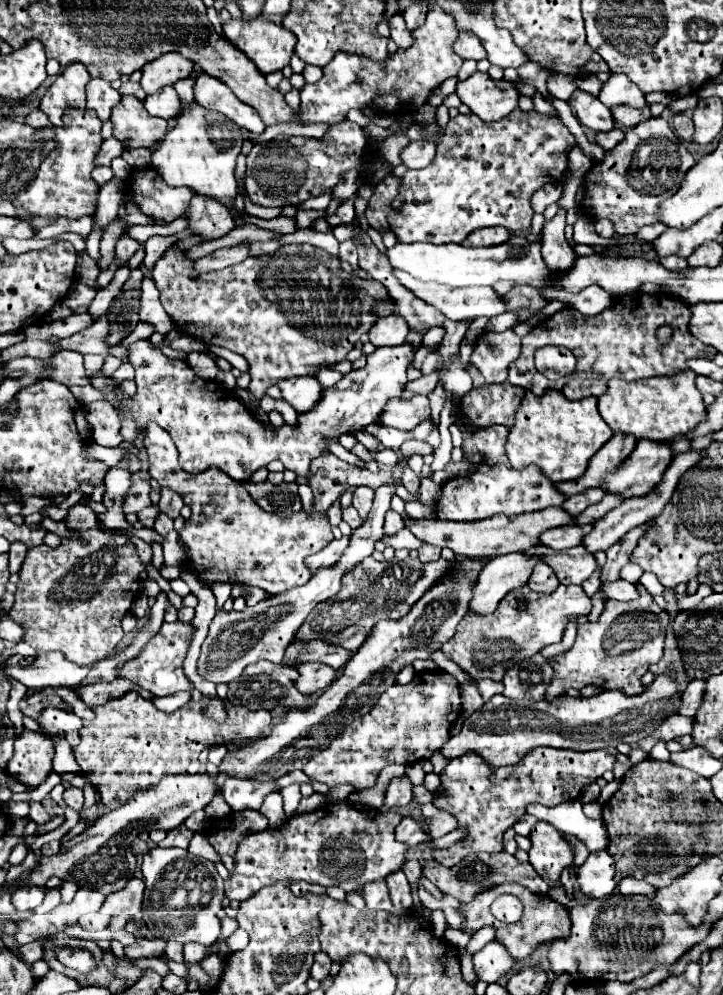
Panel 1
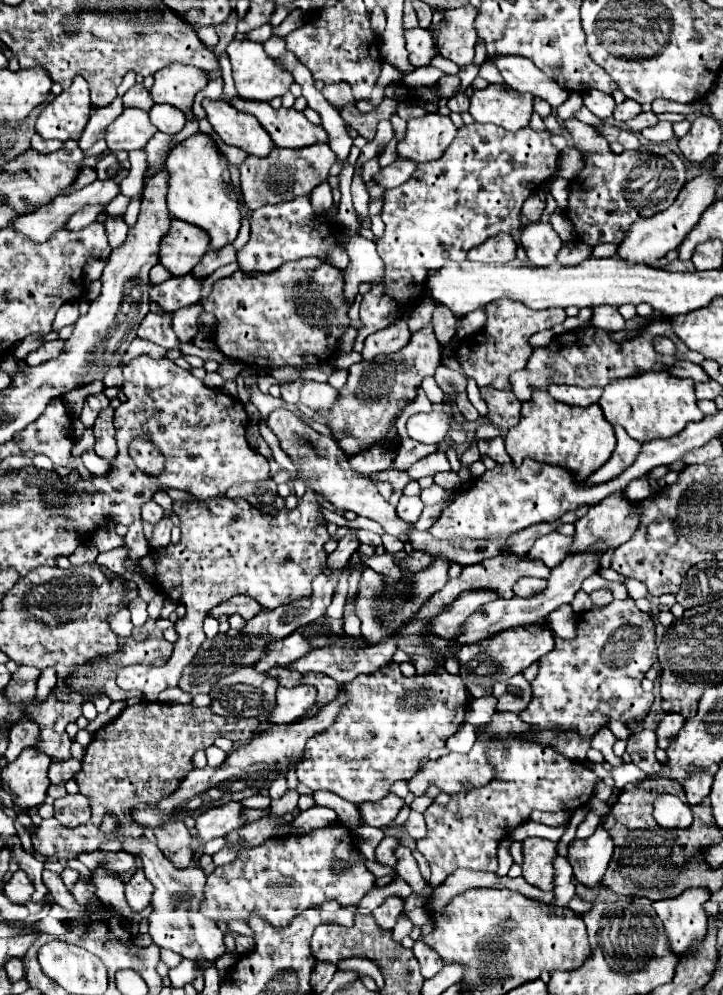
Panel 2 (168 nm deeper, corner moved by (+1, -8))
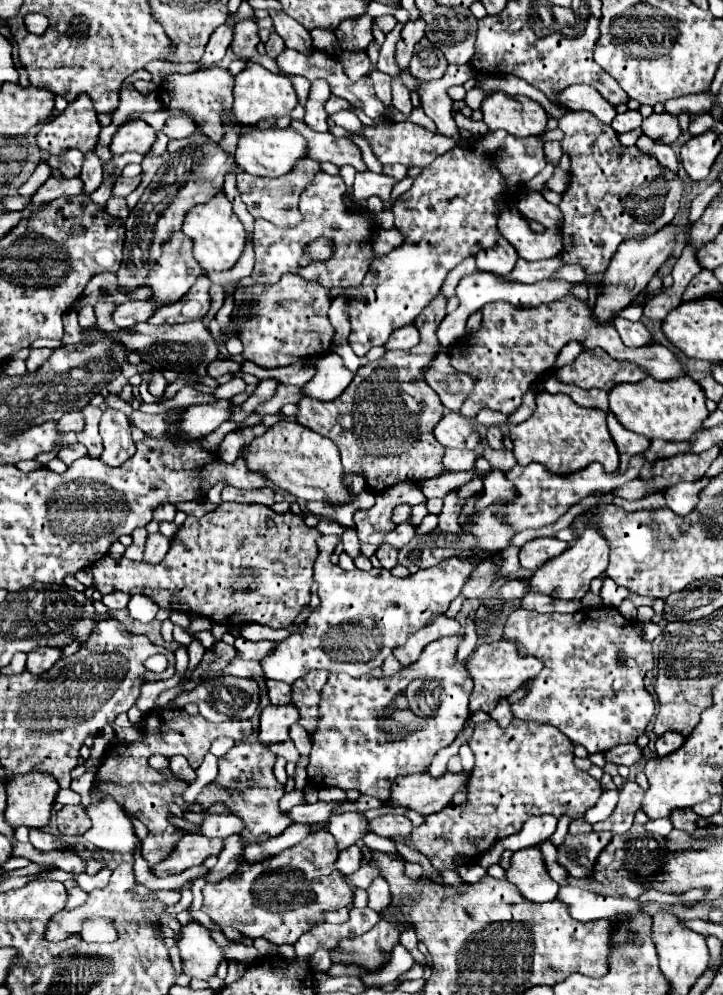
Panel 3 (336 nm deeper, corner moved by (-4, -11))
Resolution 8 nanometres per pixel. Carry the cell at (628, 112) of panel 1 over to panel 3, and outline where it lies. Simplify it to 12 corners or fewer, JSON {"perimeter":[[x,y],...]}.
{"perimeter":[[662,112],[644,118],[648,138],[664,144],[680,136],[678,118]]}

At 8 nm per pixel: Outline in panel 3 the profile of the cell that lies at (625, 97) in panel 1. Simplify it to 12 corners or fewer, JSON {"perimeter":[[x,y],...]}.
{"perimeter":[[638,110],[616,114],[612,128],[618,134],[638,128],[642,116]]}

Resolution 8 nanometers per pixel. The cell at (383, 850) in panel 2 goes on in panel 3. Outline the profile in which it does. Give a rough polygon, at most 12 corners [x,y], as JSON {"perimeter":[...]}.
{"perimeter":[[362,864],[354,874],[348,876],[352,888],[366,890],[378,870]]}

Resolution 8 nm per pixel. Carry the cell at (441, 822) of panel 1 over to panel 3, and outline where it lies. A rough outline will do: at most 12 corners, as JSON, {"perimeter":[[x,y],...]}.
{"perimeter":[[386,814],[372,820],[372,832],[404,838],[412,832],[406,816]]}

